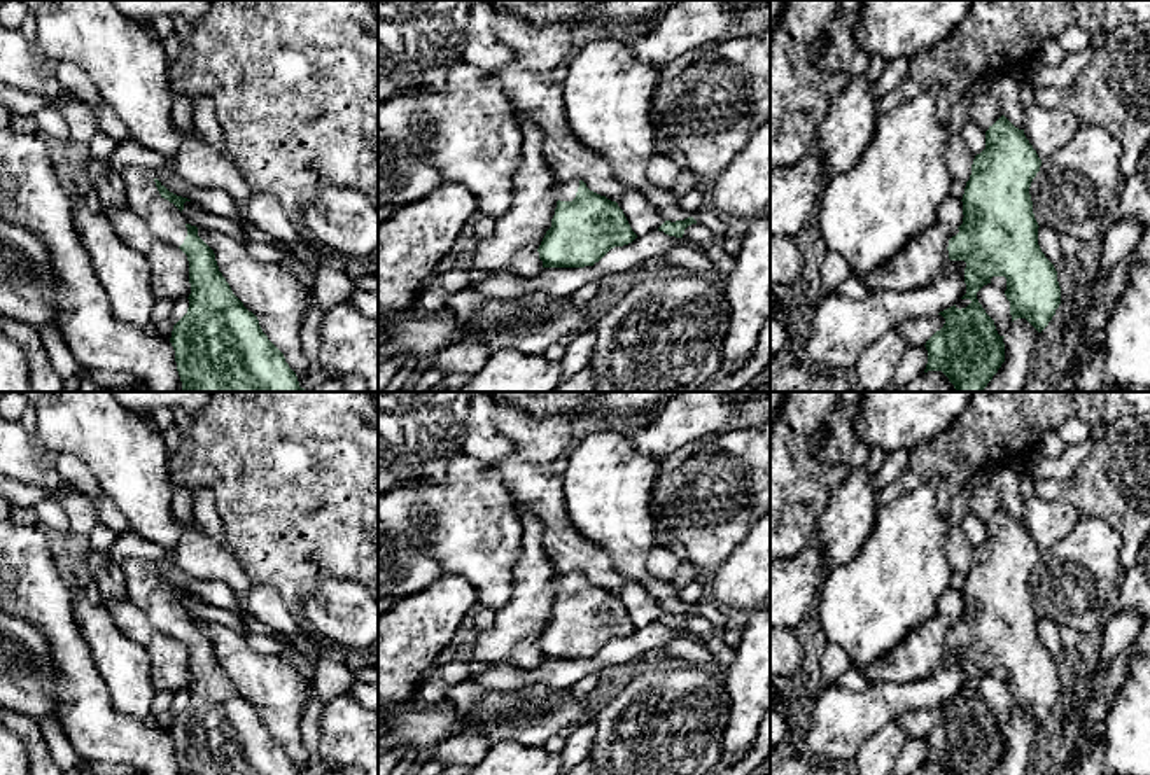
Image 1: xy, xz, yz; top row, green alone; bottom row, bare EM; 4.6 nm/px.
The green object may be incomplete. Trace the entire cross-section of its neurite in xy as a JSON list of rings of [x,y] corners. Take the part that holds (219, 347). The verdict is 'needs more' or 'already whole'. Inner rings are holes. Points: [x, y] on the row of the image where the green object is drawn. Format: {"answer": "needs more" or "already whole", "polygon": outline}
{"answer": "needs more", "polygon": [[[128,166],[119,177],[128,206],[147,222],[154,236],[177,245],[189,261],[189,308],[170,338],[182,392],[306,392],[284,353],[263,332],[257,317],[233,294],[214,250],[198,236],[198,227],[186,222],[182,210],[191,199],[170,192],[145,168]]]}

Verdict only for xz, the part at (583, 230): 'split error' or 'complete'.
split error

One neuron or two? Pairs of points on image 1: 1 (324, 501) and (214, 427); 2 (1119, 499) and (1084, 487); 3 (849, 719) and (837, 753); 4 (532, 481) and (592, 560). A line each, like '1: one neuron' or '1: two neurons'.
1: one neuron
2: one neuron
3: one neuron
4: one neuron

